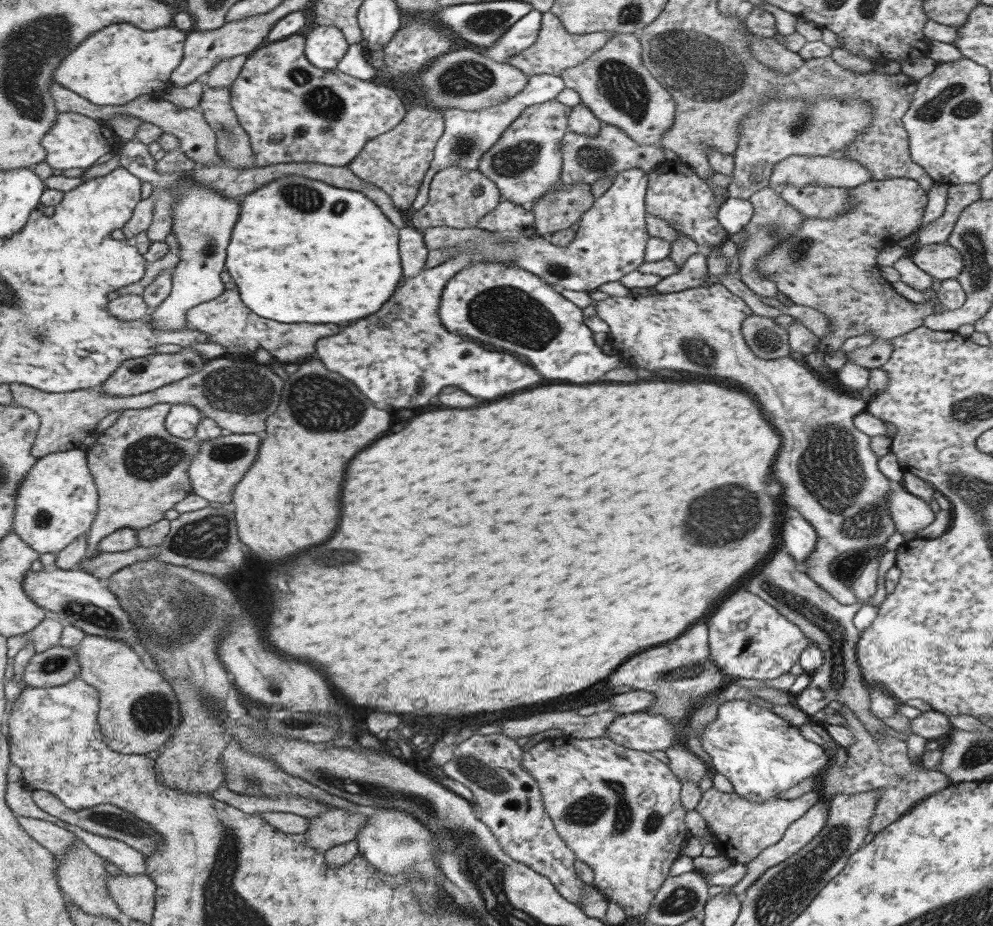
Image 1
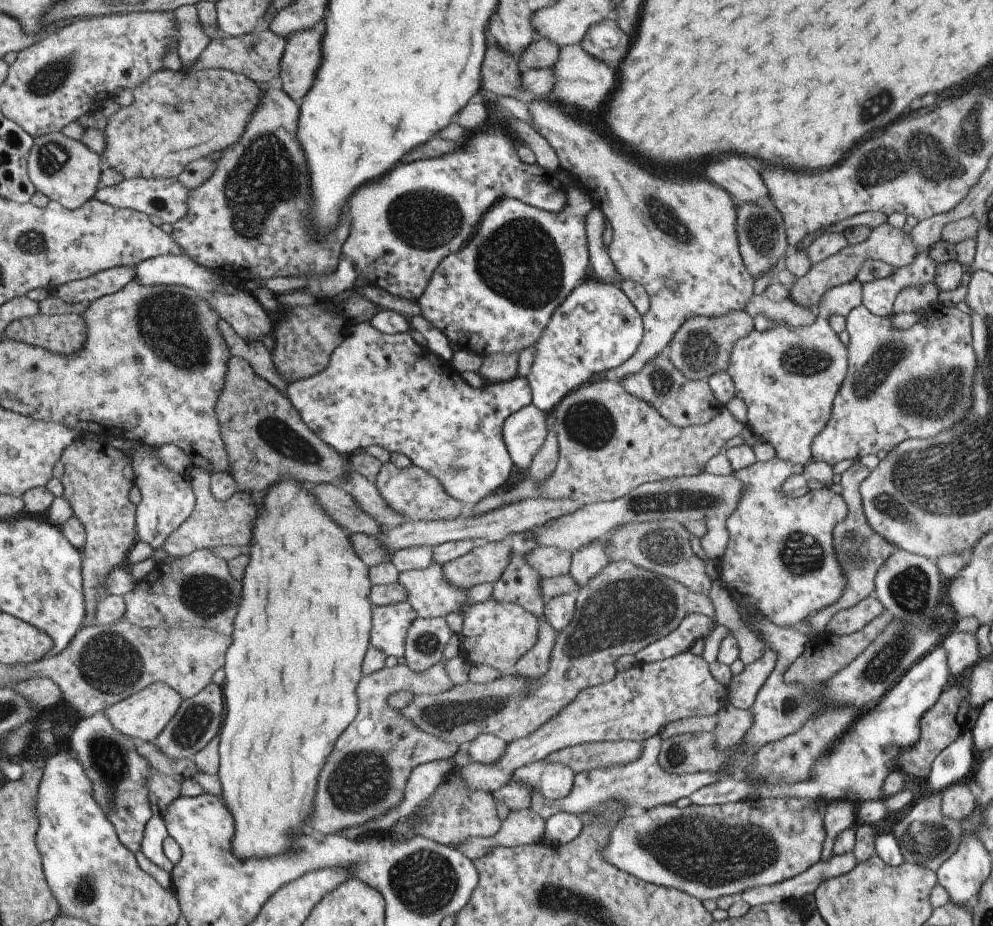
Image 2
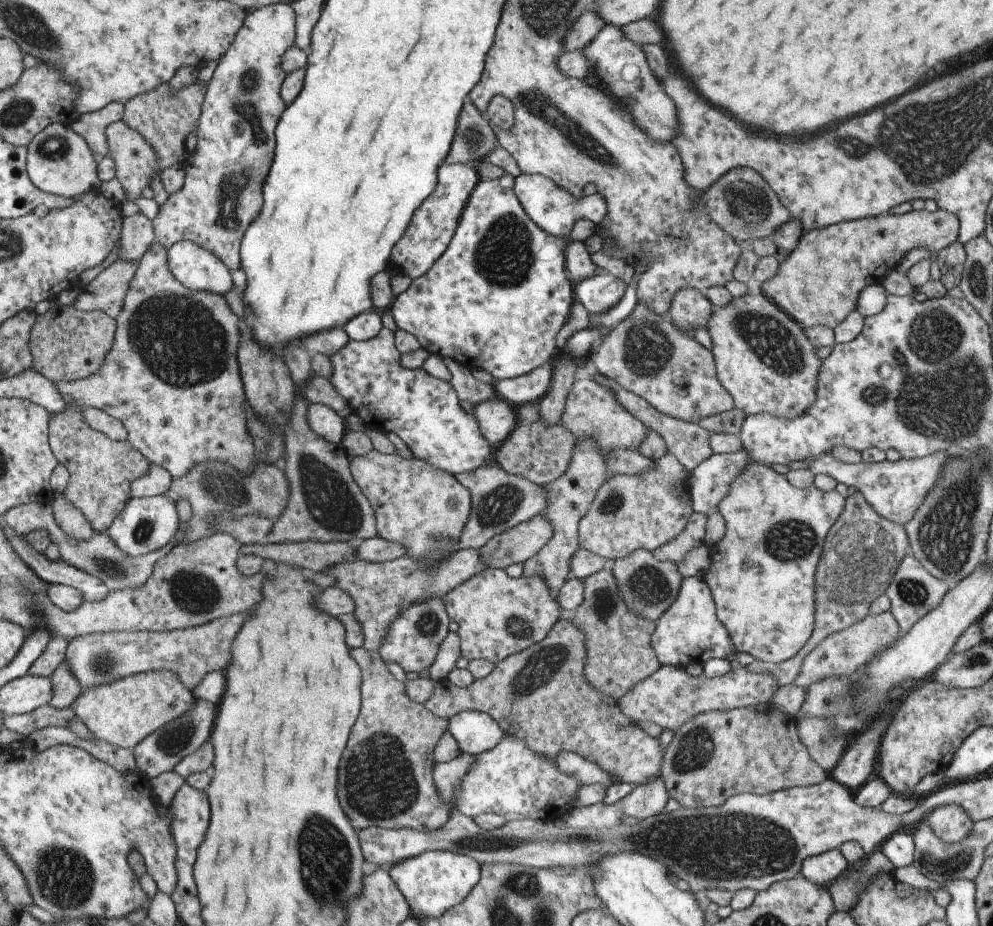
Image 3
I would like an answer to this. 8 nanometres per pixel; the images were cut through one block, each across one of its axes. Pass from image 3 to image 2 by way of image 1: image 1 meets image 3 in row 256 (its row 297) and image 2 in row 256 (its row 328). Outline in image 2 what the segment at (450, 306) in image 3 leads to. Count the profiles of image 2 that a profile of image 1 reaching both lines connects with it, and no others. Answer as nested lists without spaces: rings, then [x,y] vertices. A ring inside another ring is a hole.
[[[575,186],[564,187],[565,204],[557,212],[547,212],[537,207],[532,207],[512,198],[502,198],[486,209],[482,219],[478,222],[474,234],[466,244],[456,253],[448,254],[436,266],[432,272],[429,284],[424,293],[416,300],[419,305],[421,316],[430,322],[439,332],[442,332],[447,340],[455,343],[459,349],[467,350],[483,357],[491,353],[517,353],[524,348],[531,347],[537,340],[538,334],[545,328],[546,322],[552,316],[553,310],[565,300],[565,297],[572,292],[573,286],[580,285],[585,280],[587,272],[588,248],[586,241],[585,221],[586,215],[594,207],[591,200],[577,190]]]

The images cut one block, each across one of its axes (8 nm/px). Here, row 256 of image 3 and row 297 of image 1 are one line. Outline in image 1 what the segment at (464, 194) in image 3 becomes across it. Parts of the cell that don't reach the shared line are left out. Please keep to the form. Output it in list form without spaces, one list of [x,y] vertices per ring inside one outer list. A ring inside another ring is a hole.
[[[407,226],[399,229],[399,256],[401,256],[401,268],[405,272],[403,286],[397,288],[397,292],[385,304],[381,304],[381,310],[375,312],[377,328],[375,328],[375,314],[373,314],[373,318],[365,316],[349,326],[343,326],[341,332],[337,332],[335,336],[325,336],[317,340],[315,356],[325,364],[325,368],[353,382],[363,392],[363,396],[367,396],[371,402],[385,404],[385,396],[387,396],[387,402],[393,408],[425,406],[433,396],[437,396],[437,392],[443,386],[457,386],[469,396],[483,398],[483,400],[493,400],[517,390],[537,386],[541,382],[541,376],[533,368],[521,364],[519,360],[515,360],[505,352],[487,348],[479,342],[459,336],[455,332],[449,332],[443,328],[438,319],[436,310],[445,282],[472,260],[480,258],[481,250],[479,254],[477,251],[457,253],[433,268],[423,267],[426,253],[422,232]]]

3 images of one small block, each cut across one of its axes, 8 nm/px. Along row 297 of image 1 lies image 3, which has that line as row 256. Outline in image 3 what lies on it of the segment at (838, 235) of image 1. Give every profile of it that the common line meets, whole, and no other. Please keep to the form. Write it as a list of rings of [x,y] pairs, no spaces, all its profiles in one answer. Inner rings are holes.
[[[919,209],[917,211],[907,211],[906,213],[896,215],[892,212],[884,213],[883,215],[876,215],[875,217],[867,217],[859,220],[852,221],[843,221],[835,224],[830,224],[825,228],[821,228],[821,230],[810,230],[807,232],[803,232],[798,238],[797,245],[789,256],[779,264],[779,268],[777,268],[777,274],[773,275],[773,278],[769,278],[767,282],[763,282],[759,287],[758,293],[763,294],[766,299],[771,301],[781,312],[785,312],[787,316],[793,318],[793,322],[797,322],[802,330],[805,332],[809,326],[817,326],[817,324],[821,324],[821,326],[827,326],[827,328],[834,329],[846,316],[855,309],[855,304],[857,300],[857,295],[863,290],[866,286],[871,286],[877,284],[880,280],[880,277],[885,276],[889,270],[894,269],[897,264],[899,264],[900,258],[905,258],[905,254],[907,252],[911,252],[913,249],[917,248],[925,248],[926,250],[933,251],[938,253],[939,250],[945,250],[945,246],[949,246],[949,244],[953,244],[953,242],[958,241],[958,220],[953,216],[953,214],[949,214],[949,212],[945,212],[944,210],[933,210],[933,212],[928,212],[925,209]]]

